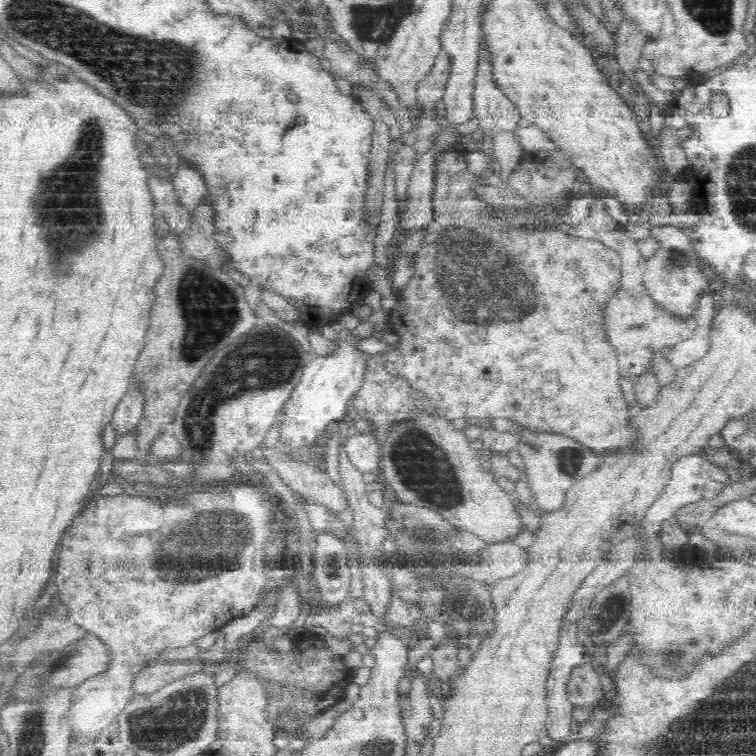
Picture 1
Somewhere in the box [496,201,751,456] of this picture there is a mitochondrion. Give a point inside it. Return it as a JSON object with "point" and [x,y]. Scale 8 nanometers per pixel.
{"point":[676,262]}

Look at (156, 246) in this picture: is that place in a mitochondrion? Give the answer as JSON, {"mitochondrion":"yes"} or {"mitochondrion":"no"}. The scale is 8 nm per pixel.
{"mitochondrion":"no"}

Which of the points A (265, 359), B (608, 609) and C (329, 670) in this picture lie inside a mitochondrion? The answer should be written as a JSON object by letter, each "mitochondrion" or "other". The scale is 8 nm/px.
{"A":"mitochondrion","B":"mitochondrion","C":"other"}

